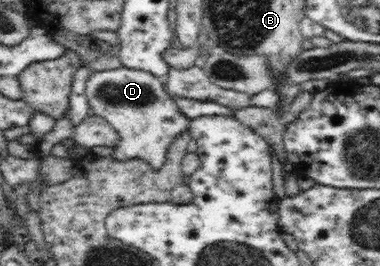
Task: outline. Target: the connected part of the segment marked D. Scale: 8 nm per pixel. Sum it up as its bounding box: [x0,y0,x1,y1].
[85,68,190,171]

